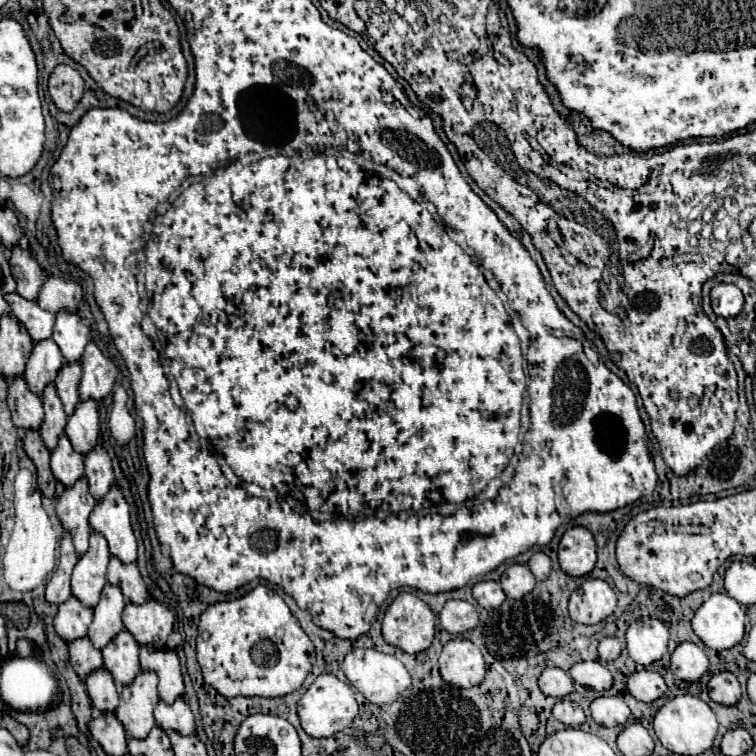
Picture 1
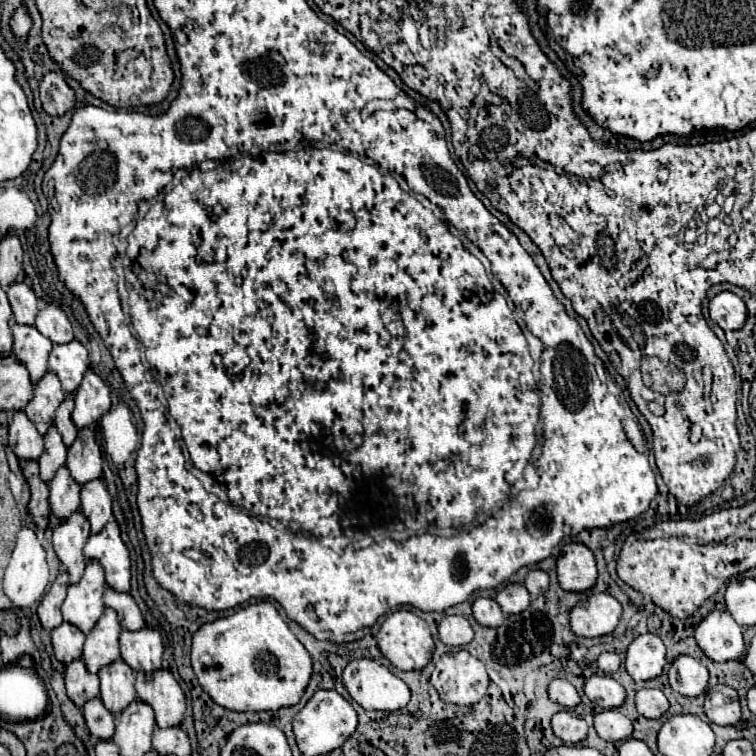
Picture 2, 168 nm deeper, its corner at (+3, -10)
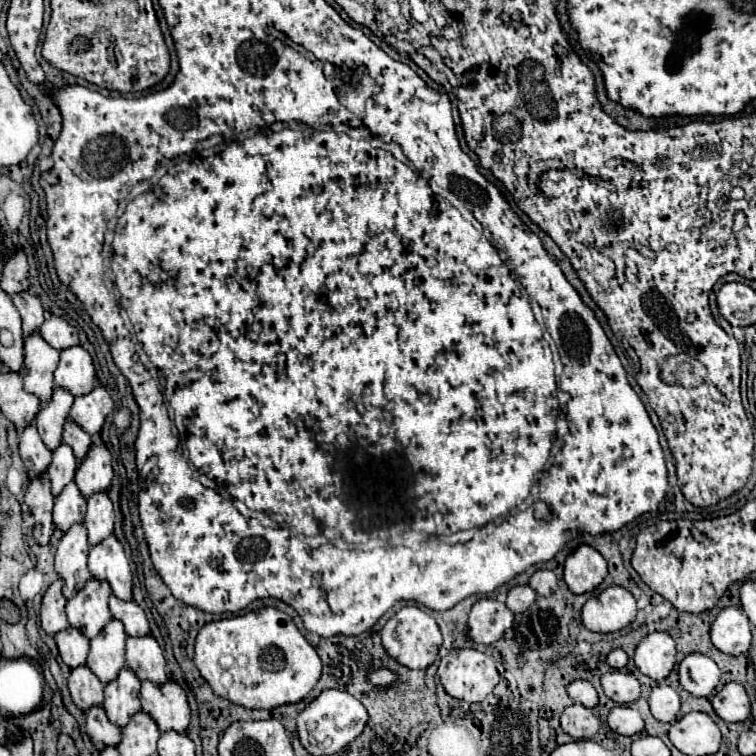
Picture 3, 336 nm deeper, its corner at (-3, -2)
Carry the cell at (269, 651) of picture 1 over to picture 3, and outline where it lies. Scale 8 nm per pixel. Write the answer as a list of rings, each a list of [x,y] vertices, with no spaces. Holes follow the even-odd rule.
[[[265,606],[257,612],[205,624],[195,640],[193,658],[213,692],[245,708],[277,708],[301,702],[321,678],[321,658],[293,620]]]

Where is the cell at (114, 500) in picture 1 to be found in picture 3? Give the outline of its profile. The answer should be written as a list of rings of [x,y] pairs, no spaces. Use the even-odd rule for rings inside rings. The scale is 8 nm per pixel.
[[[111,534],[111,538],[105,538],[89,552],[89,572],[95,580],[107,580],[113,594],[119,600],[131,598],[131,566],[127,562],[127,556],[123,552],[121,542]]]

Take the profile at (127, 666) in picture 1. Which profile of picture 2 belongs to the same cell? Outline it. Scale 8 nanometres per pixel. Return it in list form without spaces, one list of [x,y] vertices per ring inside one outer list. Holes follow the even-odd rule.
[[[117,658],[109,666],[101,668],[99,680],[101,680],[101,700],[105,708],[115,716],[121,714],[121,710],[129,706],[133,698],[137,698],[135,670],[123,658]]]

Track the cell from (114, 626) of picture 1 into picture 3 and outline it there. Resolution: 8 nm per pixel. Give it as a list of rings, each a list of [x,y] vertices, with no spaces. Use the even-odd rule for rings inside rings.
[[[111,620],[101,634],[91,640],[87,666],[101,680],[101,684],[115,680],[125,666],[125,640],[127,636],[119,620]]]

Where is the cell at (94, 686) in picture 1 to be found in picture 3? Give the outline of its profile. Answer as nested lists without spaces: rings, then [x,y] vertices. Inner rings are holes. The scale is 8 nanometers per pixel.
[[[93,706],[85,712],[85,732],[97,748],[117,746],[121,742],[121,728],[111,726],[105,710],[101,706]]]

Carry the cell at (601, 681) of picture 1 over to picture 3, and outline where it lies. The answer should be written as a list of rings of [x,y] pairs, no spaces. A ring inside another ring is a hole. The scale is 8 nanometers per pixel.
[[[613,670],[601,678],[601,686],[605,696],[609,696],[617,704],[631,704],[641,696],[641,684],[633,674],[625,674],[621,670]]]

